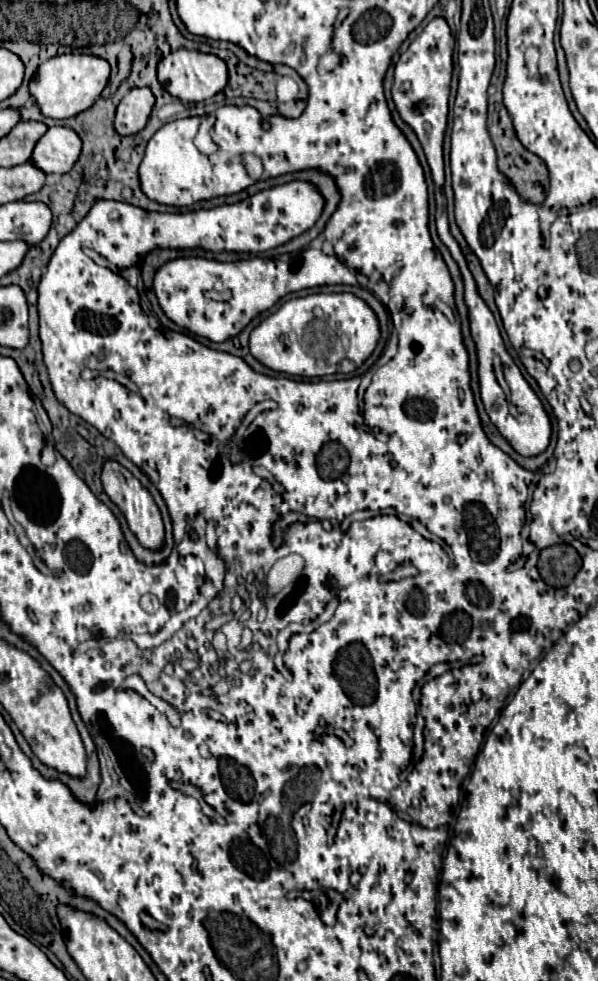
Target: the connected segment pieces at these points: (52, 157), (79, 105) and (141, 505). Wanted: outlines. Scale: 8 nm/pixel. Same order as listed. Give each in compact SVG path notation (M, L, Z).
M54 126L36 142L30 162L44 174L64 174L78 160L80 148L82 142L74 130Z
M62 54L38 66L28 84L28 90L44 116L62 120L72 118L90 108L98 100L102 88L106 86L108 74L108 62L104 62L102 58L92 58L86 54Z
M108 458L102 464L102 474L100 474L104 492L110 496L110 500L124 512L126 522L130 526L130 530L136 534L136 538L140 540L142 546L146 548L158 548L164 542L164 524L160 518L160 510L154 502L154 498L150 496L150 492L140 484L138 478L132 476L130 470L126 470L120 462L116 462L114 458Z

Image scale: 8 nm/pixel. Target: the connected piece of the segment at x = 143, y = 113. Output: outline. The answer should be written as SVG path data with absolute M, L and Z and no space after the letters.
M132 88L118 104L116 118L114 118L114 130L120 136L138 134L150 116L150 110L154 106L154 96L148 88Z

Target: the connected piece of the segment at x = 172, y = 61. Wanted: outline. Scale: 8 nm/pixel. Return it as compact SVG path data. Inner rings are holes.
M180 48L180 50L170 52L168 56L164 56L158 62L156 74L158 74L158 82L162 84L162 88L168 90L168 94L180 98L182 102L208 100L214 94L218 94L226 86L226 80L228 80L228 68L226 68L224 60L220 60L214 54L190 52L186 48Z

